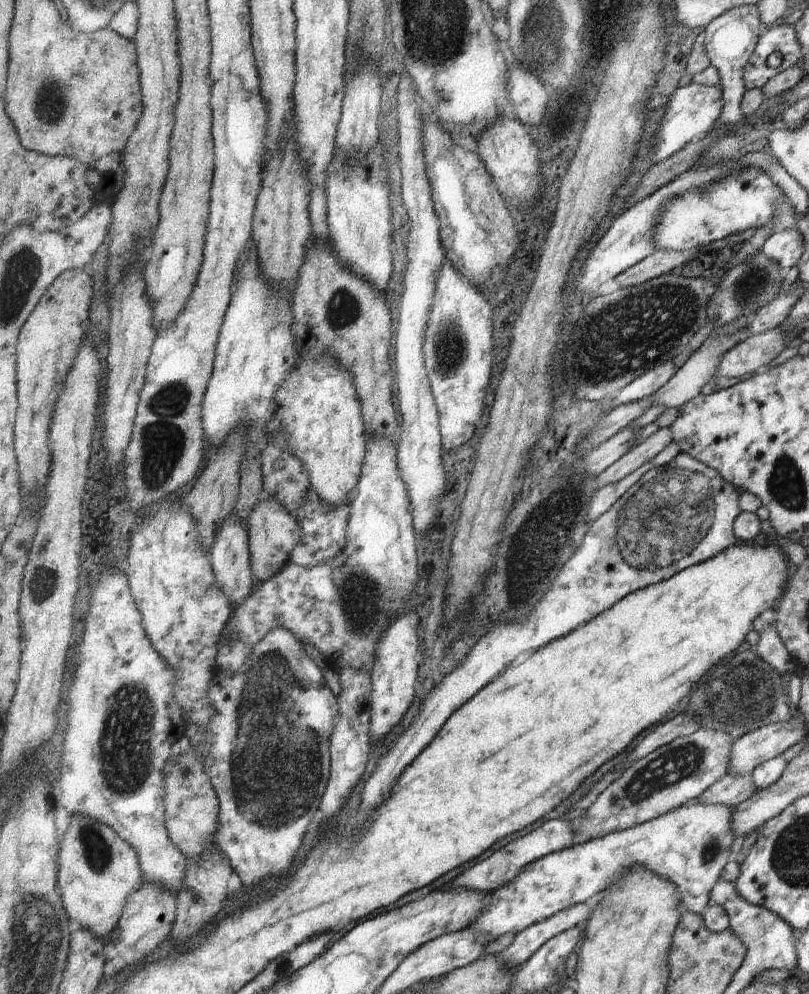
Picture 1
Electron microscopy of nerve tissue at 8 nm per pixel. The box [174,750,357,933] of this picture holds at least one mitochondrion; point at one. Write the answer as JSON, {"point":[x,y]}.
{"point":[185,771]}

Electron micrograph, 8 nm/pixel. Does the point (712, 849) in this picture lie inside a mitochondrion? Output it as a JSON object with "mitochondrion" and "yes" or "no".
{"mitochondrion":"yes"}

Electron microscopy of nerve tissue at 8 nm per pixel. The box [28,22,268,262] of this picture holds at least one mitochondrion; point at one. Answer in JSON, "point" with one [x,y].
{"point":[50,101]}

